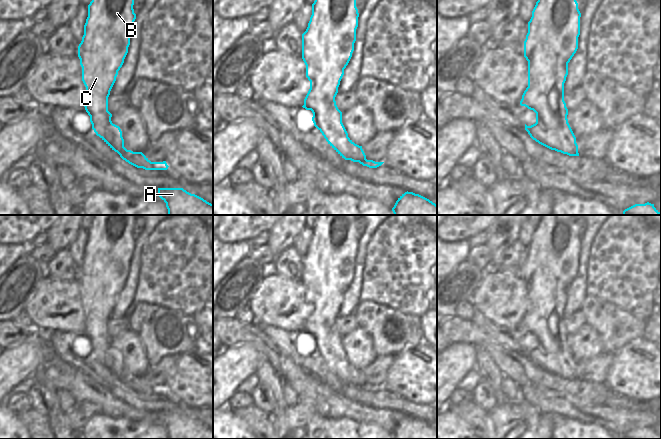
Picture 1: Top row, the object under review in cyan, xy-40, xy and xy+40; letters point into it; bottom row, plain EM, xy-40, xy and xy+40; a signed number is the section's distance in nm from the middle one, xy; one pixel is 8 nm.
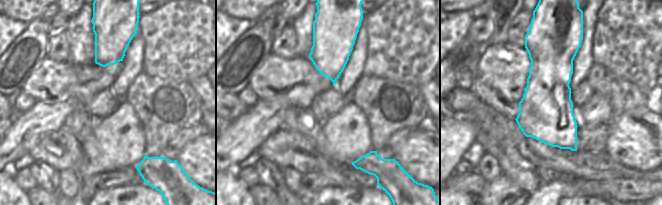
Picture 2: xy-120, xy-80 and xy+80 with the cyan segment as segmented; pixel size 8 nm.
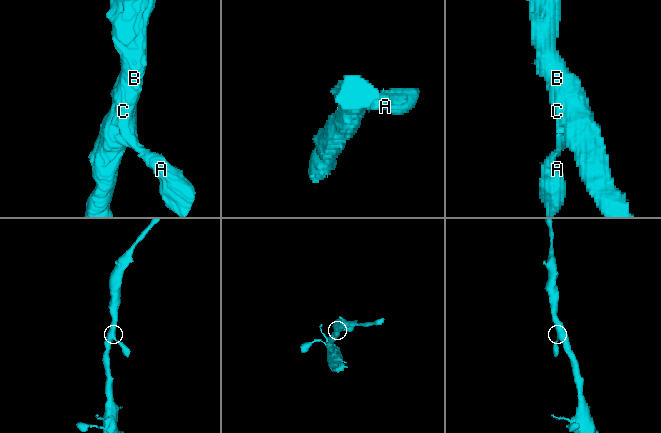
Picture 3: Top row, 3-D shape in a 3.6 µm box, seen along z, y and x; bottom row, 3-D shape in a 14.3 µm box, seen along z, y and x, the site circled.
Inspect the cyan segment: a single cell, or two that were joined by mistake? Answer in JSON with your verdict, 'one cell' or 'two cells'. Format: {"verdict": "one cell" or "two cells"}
{"verdict": "one cell"}

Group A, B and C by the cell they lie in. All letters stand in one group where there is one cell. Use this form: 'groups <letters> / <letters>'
groups A B C

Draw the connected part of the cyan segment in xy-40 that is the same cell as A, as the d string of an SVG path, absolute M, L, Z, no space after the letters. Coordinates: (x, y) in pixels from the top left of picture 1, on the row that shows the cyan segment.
M158 188L168 215L213 215L213 204L183 188Z

